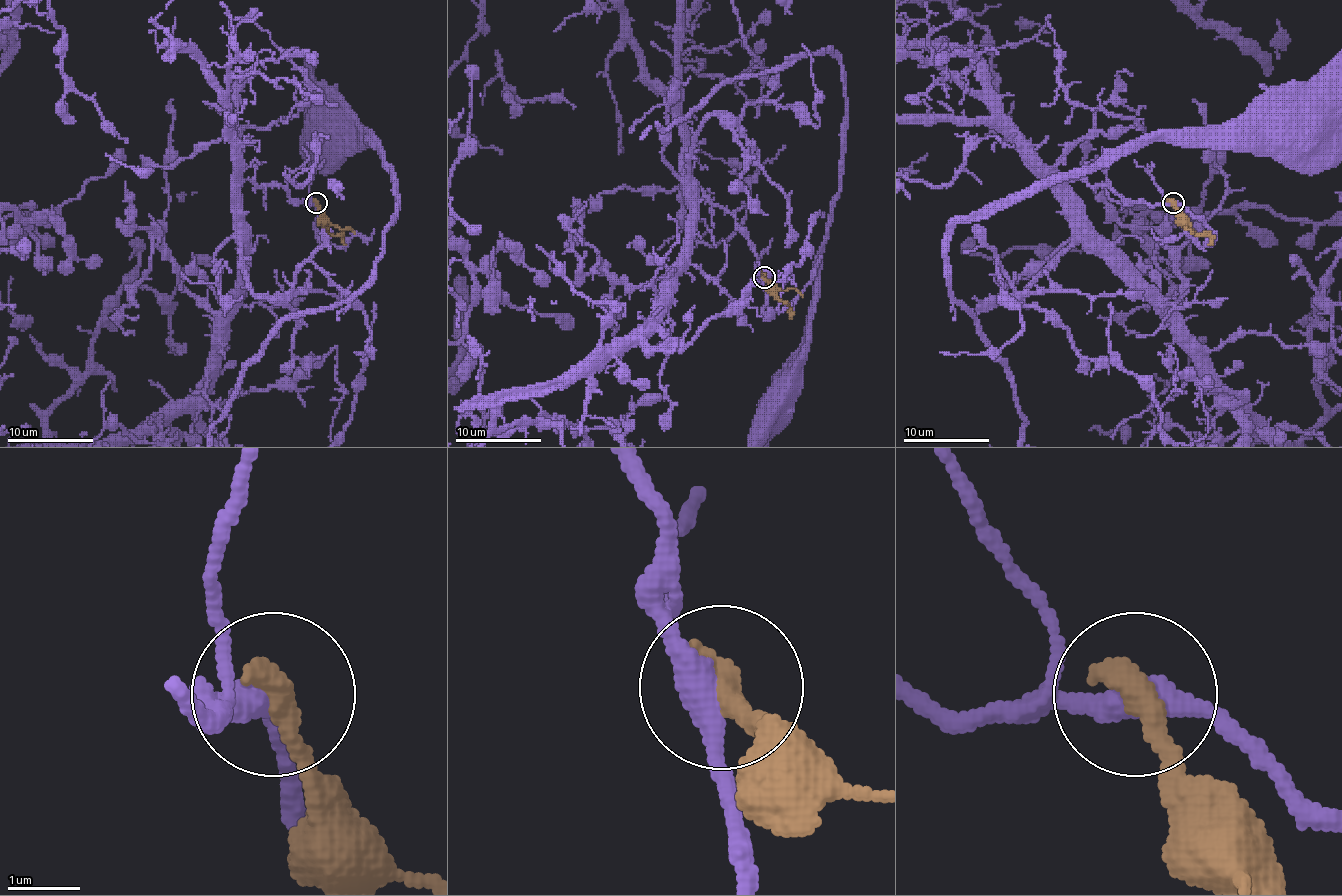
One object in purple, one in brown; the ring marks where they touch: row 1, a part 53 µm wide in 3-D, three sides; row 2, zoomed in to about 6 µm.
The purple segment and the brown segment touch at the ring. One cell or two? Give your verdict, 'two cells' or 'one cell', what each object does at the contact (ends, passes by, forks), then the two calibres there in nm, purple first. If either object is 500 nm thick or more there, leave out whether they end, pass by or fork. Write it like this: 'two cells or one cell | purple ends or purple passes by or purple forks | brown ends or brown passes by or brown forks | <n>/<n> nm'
two cells | purple passes by | brown ends | 360/440 nm

